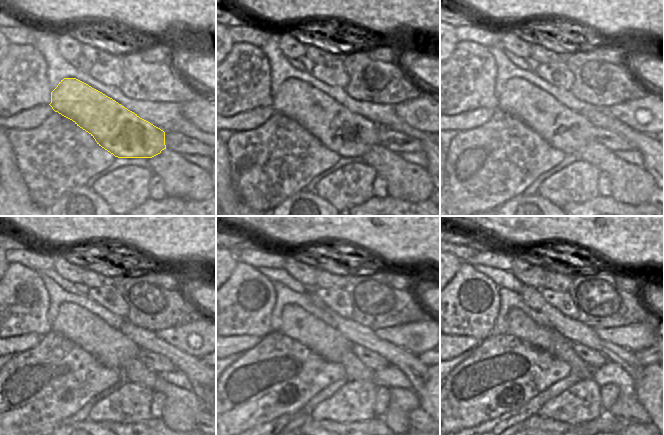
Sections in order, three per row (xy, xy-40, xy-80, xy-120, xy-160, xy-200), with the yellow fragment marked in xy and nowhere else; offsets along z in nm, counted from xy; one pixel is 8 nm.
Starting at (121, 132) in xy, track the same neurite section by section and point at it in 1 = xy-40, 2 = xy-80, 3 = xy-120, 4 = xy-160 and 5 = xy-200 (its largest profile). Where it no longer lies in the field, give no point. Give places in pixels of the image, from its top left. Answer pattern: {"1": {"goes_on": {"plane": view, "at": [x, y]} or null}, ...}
{"1": {"goes_on": {"plane": "xy-40", "at": [348, 134]}}, "2": {"goes_on": {"plane": "xy-80", "at": [568, 131]}}, "3": {"goes_on": {"plane": "xy-120", "at": [112, 348]}}, "4": {"goes_on": {"plane": "xy-160", "at": [326, 341]}}, "5": {"goes_on": {"plane": "xy-200", "at": [519, 325]}}}

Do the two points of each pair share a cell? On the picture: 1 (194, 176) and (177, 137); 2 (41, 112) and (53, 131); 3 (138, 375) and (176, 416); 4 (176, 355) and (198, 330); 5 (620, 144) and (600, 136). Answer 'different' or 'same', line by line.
1: different
2: different
3: same
4: different
5: same

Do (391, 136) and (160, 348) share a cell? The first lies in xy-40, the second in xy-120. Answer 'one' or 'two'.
two

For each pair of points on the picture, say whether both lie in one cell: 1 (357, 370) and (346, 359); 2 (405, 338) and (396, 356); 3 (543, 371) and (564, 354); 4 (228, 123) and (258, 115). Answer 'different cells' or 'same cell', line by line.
1: same cell
2: different cells
3: different cells
4: same cell

